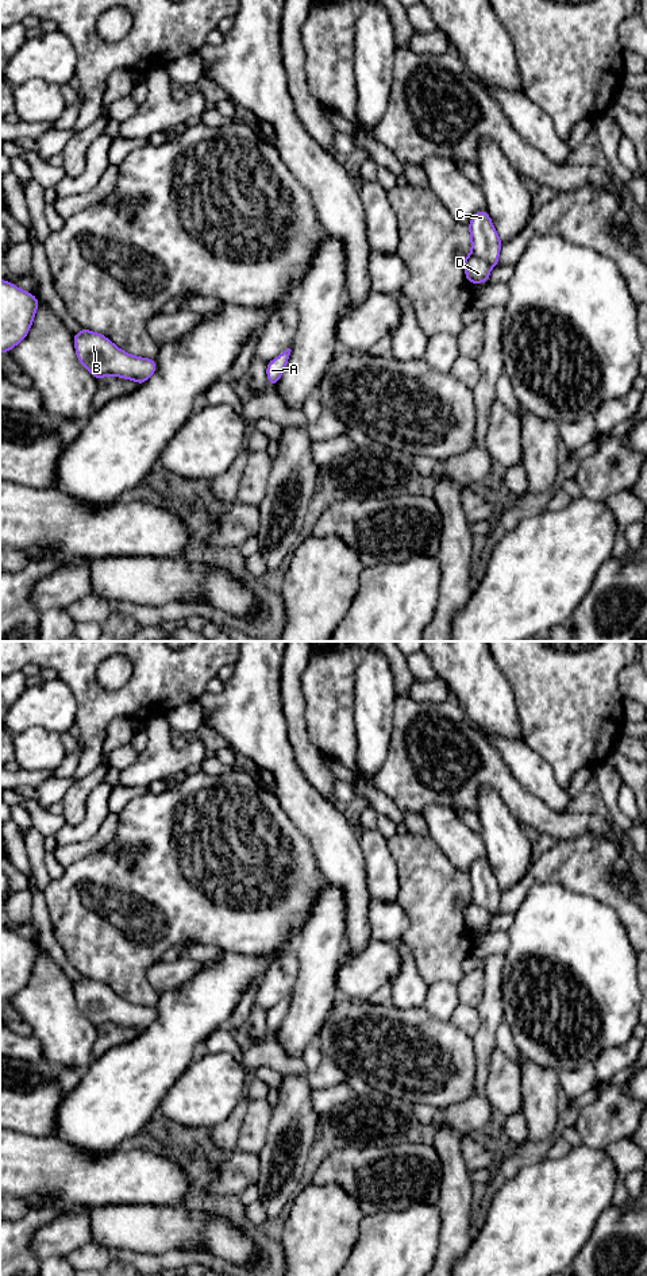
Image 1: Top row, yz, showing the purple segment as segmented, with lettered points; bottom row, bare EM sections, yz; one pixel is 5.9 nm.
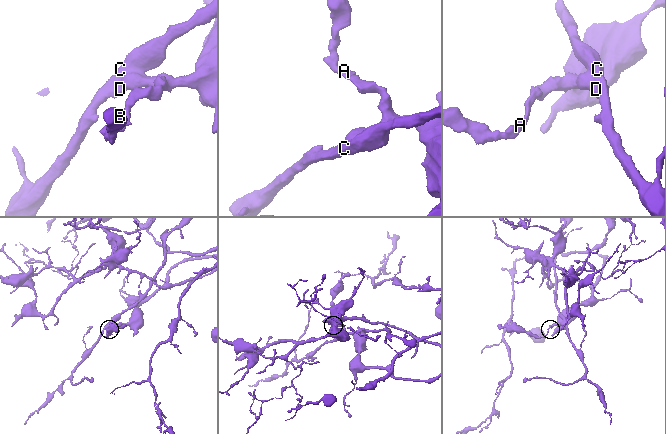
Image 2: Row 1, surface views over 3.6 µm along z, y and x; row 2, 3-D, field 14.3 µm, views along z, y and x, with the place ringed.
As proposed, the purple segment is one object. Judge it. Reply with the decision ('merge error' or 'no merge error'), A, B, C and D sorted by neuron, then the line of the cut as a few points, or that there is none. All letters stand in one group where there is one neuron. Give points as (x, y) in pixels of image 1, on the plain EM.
no merge error; A B C D; no cut

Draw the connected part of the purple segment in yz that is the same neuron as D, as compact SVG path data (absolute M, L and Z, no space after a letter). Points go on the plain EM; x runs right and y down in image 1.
M486 857L477 859L467 874L471 901L462 907L465 924L470 933L485 932L489 928L490 917L498 914L502 890Z

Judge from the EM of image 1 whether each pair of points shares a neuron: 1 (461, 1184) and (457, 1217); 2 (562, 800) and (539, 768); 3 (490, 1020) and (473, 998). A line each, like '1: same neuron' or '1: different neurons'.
1: same neuron
2: same neuron
3: different neurons

